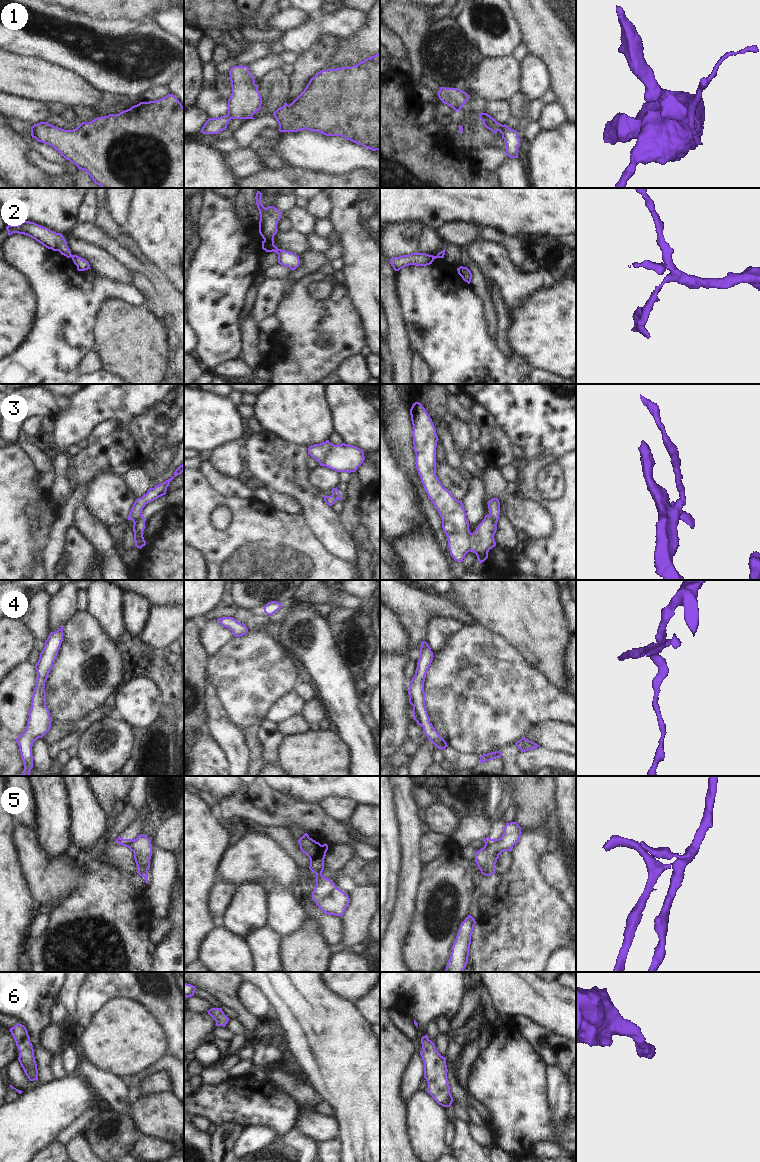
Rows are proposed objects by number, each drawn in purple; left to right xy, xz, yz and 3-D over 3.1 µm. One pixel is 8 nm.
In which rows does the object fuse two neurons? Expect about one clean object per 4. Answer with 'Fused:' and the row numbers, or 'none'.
Fused: 1, 2, 3, 5

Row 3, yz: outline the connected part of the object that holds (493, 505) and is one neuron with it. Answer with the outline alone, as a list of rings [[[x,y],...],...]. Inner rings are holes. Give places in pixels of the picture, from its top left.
[[[492,498],[491,500],[488,501],[488,509],[489,509],[489,514],[492,516],[493,520],[497,525],[500,515],[500,502],[498,498]]]

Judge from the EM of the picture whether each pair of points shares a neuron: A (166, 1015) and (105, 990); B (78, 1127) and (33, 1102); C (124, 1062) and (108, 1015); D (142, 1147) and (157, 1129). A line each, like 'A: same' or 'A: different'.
A: same
B: different
C: same
D: different

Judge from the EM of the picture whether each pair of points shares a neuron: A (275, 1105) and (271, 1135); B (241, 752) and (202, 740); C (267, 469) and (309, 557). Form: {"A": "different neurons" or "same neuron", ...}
{"A": "different neurons", "B": "different neurons", "C": "different neurons"}

